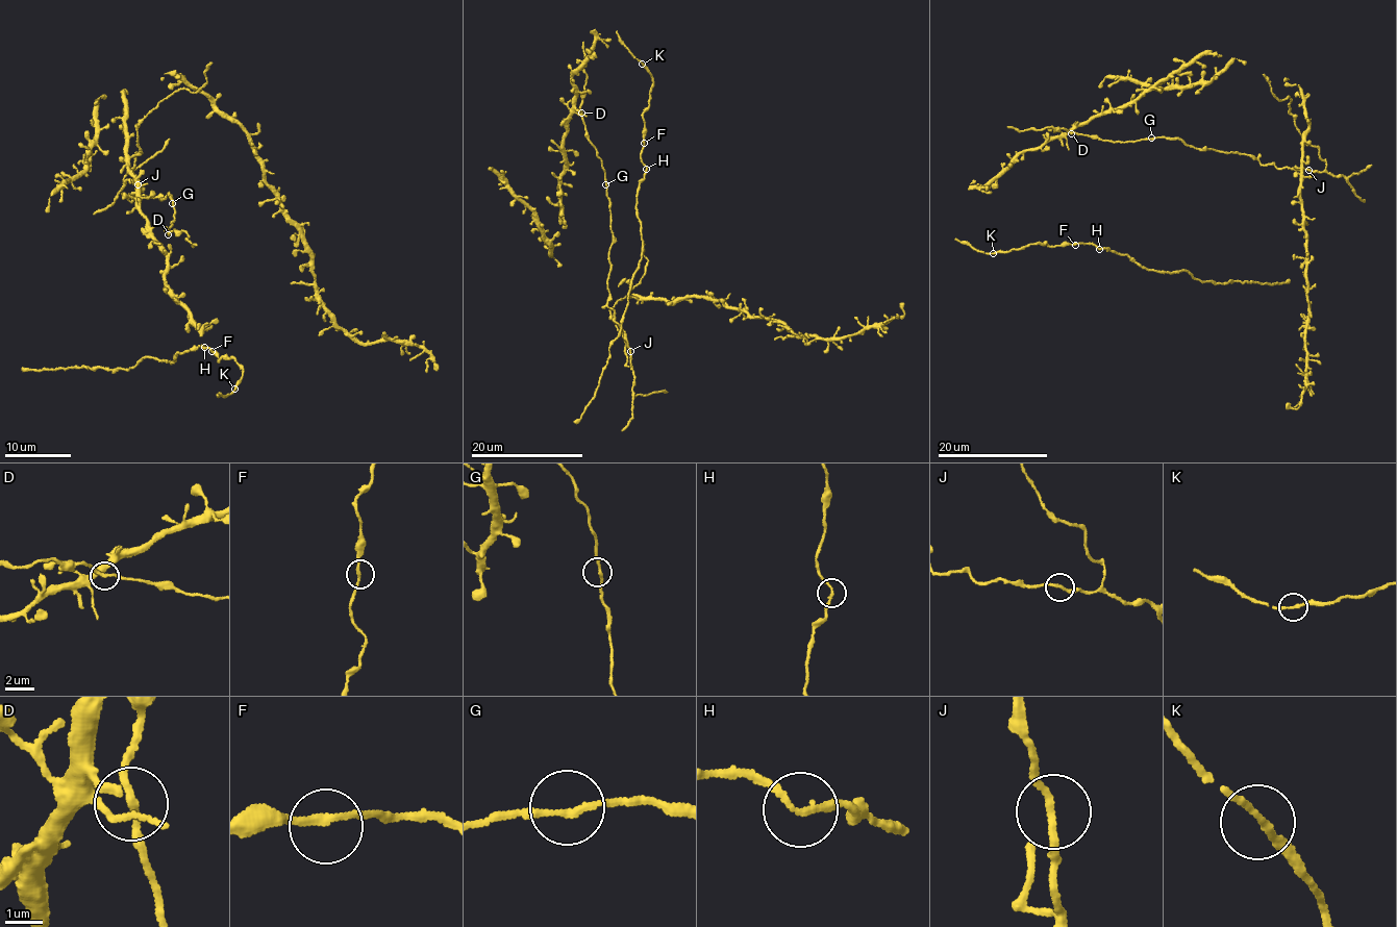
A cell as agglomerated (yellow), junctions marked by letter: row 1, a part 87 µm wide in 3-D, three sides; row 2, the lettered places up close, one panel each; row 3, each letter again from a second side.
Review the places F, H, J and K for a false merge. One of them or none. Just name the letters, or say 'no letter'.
no letter

